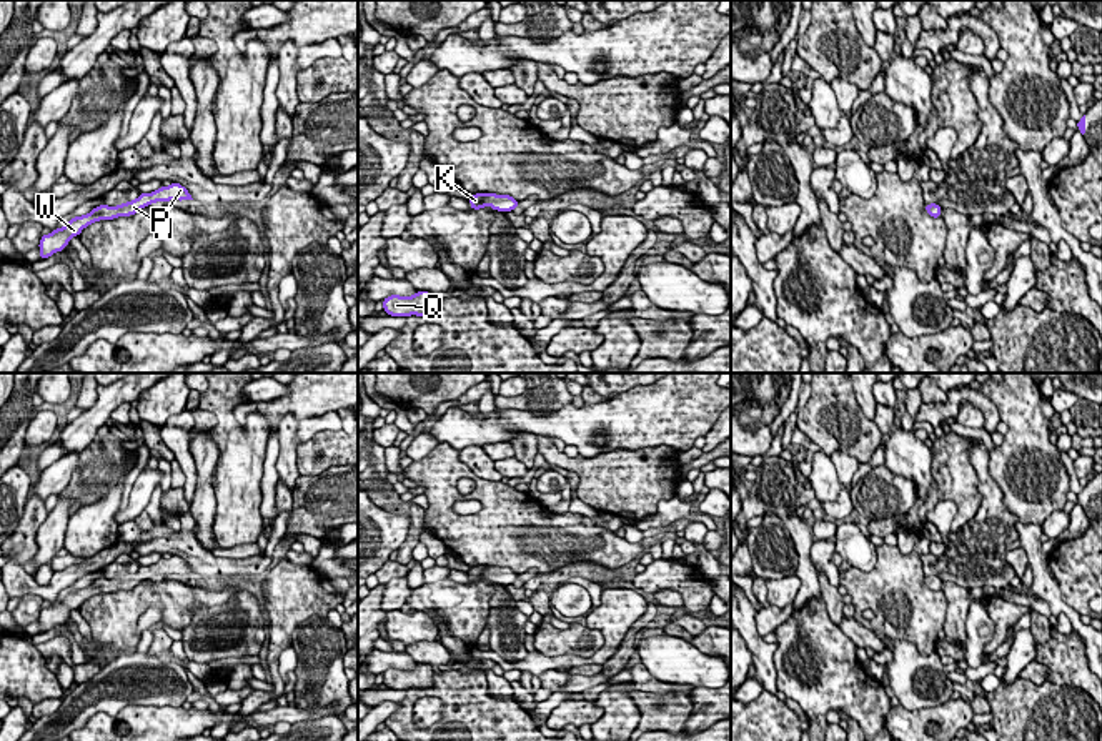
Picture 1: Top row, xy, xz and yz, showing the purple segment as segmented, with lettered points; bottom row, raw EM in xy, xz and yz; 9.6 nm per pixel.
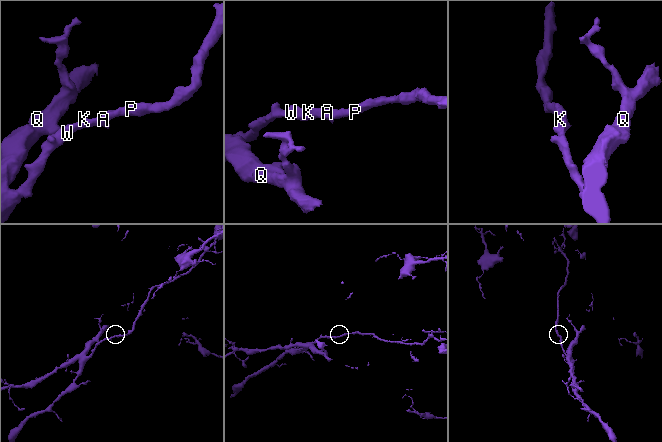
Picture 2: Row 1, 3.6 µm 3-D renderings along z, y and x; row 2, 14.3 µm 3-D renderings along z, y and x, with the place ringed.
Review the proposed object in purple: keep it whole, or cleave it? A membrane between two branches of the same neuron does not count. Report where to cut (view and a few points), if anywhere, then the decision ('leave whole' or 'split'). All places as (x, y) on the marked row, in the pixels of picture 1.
no cut | leave whole

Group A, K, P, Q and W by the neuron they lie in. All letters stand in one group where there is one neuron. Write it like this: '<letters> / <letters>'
A K P Q W

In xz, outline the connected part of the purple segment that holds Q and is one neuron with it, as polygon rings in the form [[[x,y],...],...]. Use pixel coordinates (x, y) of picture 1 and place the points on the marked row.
[[[416,291],[413,296],[390,295],[383,300],[383,311],[390,316],[428,316],[433,313],[433,303],[429,291]]]

